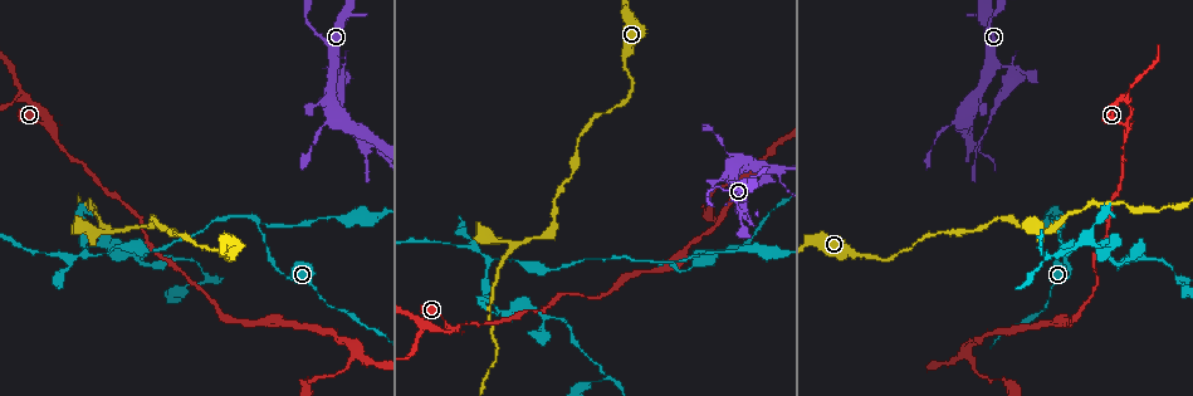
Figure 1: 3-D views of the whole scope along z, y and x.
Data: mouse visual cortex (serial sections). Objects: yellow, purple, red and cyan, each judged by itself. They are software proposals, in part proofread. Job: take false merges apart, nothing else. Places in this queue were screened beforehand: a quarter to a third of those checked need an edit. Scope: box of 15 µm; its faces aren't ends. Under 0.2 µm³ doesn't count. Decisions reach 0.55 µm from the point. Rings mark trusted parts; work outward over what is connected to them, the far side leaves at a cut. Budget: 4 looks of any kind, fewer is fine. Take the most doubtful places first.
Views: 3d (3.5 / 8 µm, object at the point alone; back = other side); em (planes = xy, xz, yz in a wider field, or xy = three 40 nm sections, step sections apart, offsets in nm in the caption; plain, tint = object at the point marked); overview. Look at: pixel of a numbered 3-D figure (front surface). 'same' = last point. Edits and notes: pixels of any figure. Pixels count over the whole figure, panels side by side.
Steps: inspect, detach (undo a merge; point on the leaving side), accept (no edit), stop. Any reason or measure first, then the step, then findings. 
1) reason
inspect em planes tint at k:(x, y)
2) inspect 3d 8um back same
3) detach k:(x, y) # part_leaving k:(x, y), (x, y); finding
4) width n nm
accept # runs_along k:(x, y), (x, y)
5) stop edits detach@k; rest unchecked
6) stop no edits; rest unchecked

abrupt turn
inspect 3d 8um back at 1:(257, 220)

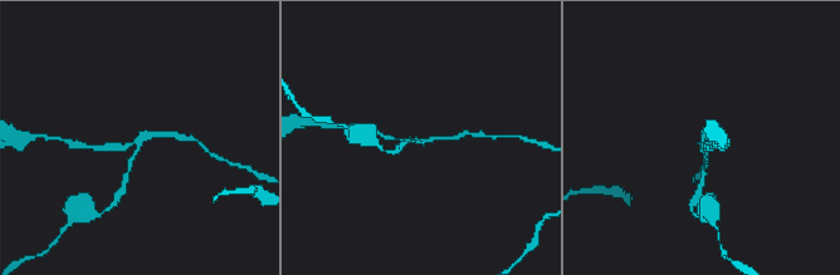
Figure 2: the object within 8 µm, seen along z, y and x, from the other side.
arms 3; arm_widths 100, 150, 150 nm
inspect em xy step 5 tint at 2:(417, 140)

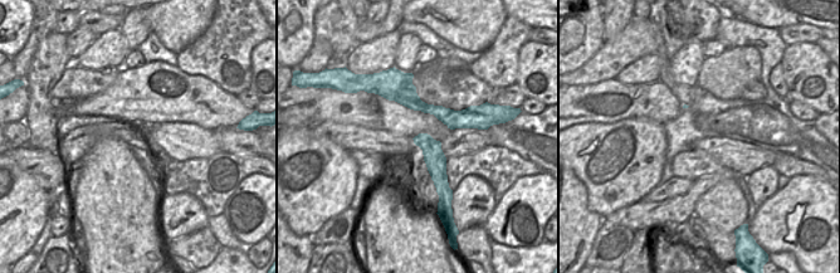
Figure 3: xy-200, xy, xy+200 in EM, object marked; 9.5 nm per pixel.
detach 2:(112, 147) # part_leaving 2:(141, 141), (152, 133), (190, 138); a second cell is stuck on

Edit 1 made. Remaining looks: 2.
narrows sharply
inspect 3d 3.5um at 1:(1005, 65)

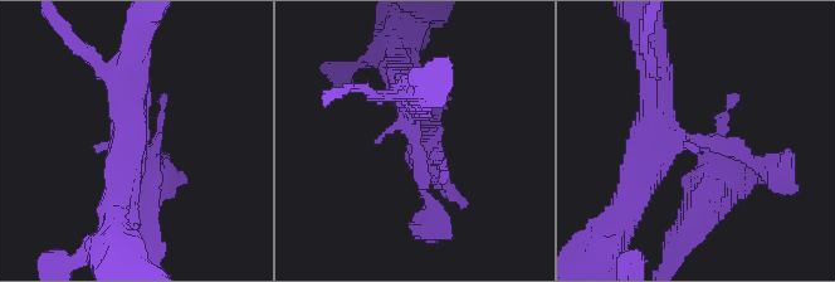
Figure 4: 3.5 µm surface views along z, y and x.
inspect em planes tint at 4:(412, 142)

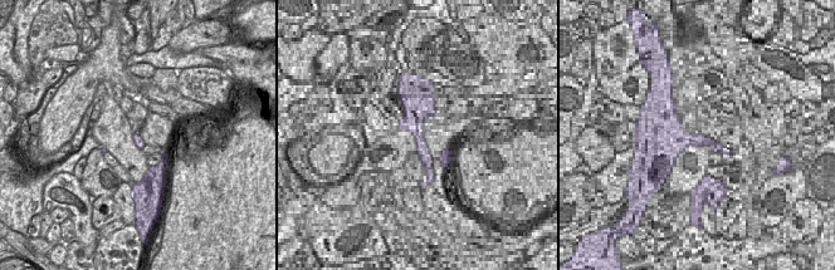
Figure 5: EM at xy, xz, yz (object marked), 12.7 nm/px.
width 120 nm
detach 4:(704, 189) # part_leaving 4:(714, 154), (669, 262); a second cell is stuck on

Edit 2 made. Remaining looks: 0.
stop edits detach@2, detach@4; rest unchecked

